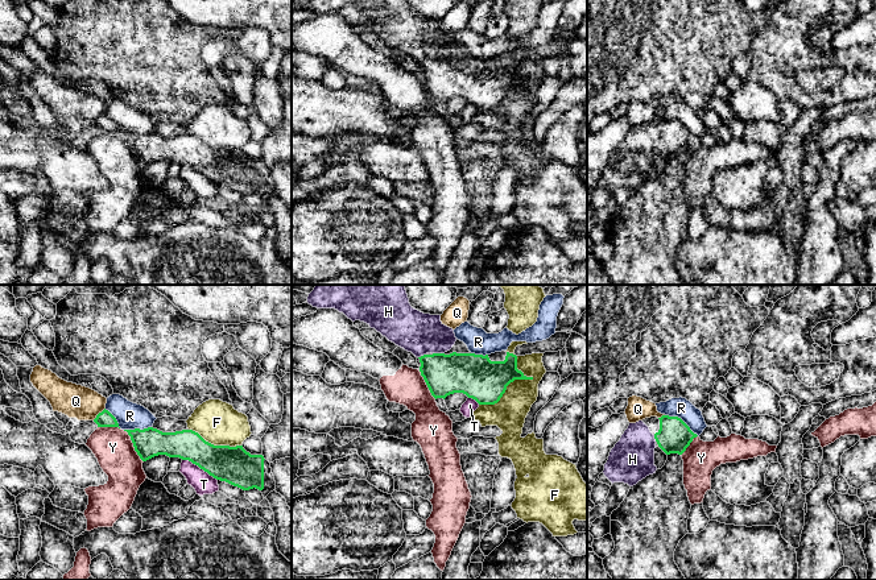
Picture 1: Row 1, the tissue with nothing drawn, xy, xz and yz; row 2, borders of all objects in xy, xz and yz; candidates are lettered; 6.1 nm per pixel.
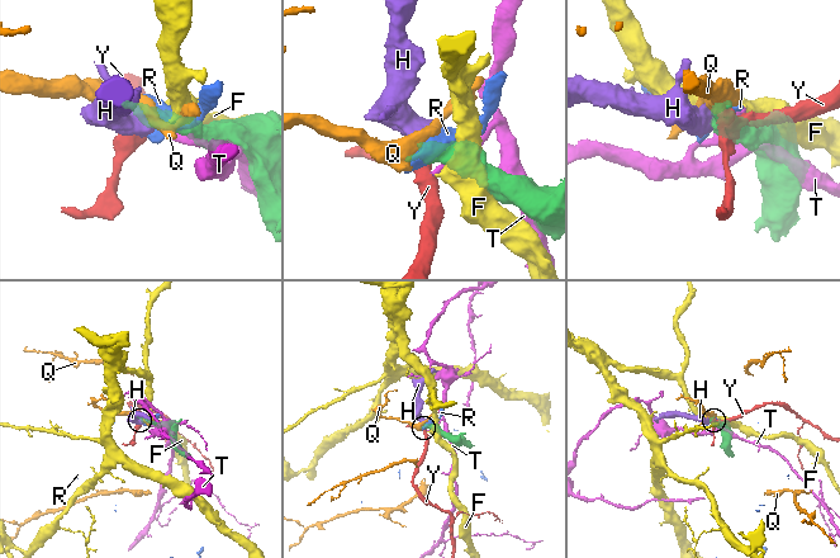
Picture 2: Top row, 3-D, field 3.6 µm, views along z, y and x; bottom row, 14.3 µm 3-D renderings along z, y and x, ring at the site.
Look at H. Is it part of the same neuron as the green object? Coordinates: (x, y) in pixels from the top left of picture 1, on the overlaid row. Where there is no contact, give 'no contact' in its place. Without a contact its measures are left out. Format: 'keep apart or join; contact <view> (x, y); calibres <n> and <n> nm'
join; contact xz (438, 353); calibres 260 and 260 nm

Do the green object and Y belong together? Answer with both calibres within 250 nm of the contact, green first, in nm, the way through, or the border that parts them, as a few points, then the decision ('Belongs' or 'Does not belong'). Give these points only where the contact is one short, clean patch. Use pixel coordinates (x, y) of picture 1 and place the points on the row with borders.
Thickness 180 nm (green) against 240 nm. Boundary: xy (123, 430), (129, 436), (133, 450), (143, 462). Does not belong

